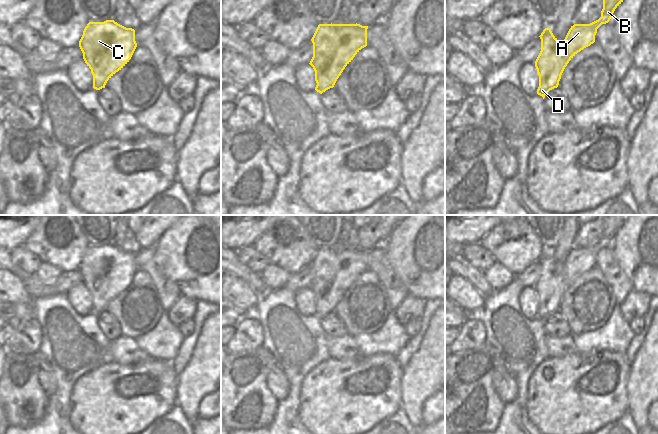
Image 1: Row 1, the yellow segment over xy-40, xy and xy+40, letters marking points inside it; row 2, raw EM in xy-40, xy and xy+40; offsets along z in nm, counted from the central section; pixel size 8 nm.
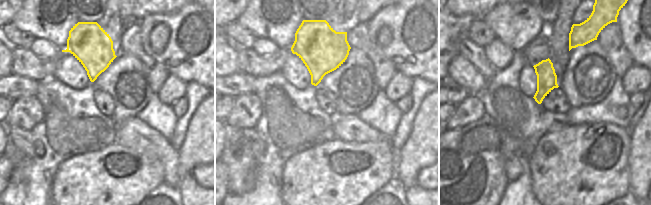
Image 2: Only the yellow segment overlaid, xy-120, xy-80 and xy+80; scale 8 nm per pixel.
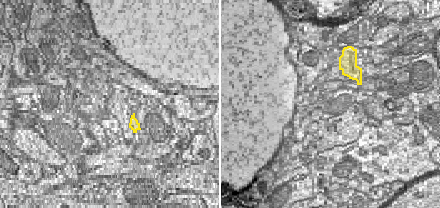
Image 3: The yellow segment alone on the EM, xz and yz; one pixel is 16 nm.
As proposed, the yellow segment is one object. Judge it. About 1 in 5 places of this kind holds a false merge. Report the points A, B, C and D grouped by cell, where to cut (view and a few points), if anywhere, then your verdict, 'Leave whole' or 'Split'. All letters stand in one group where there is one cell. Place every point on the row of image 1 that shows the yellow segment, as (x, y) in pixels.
Groups: A B C D. No split. Leave whole.

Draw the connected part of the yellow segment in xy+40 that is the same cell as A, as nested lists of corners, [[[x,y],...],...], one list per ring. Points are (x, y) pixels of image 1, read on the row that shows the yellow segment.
[[[603,0],[601,17],[590,24],[574,24],[565,39],[560,42],[550,28],[545,28],[541,35],[541,51],[535,61],[539,75],[537,94],[545,95],[557,88],[561,75],[569,61],[581,50],[595,42],[597,29],[610,21],[615,9],[623,0]]]

